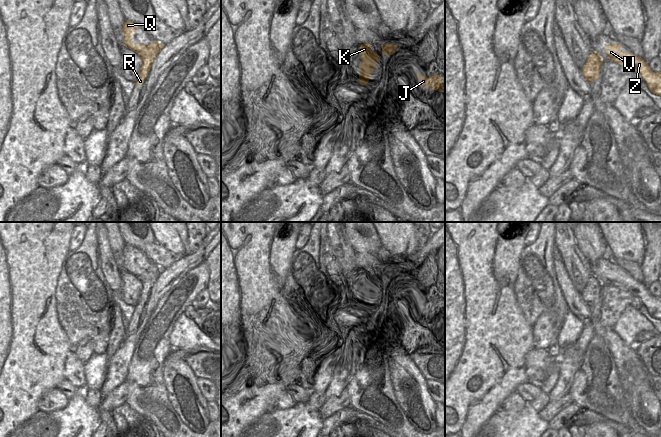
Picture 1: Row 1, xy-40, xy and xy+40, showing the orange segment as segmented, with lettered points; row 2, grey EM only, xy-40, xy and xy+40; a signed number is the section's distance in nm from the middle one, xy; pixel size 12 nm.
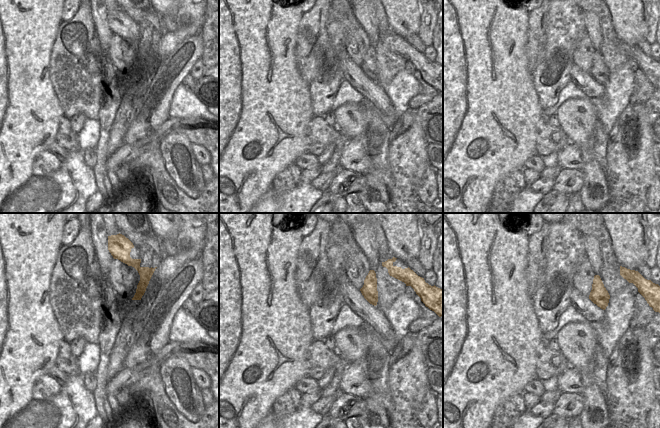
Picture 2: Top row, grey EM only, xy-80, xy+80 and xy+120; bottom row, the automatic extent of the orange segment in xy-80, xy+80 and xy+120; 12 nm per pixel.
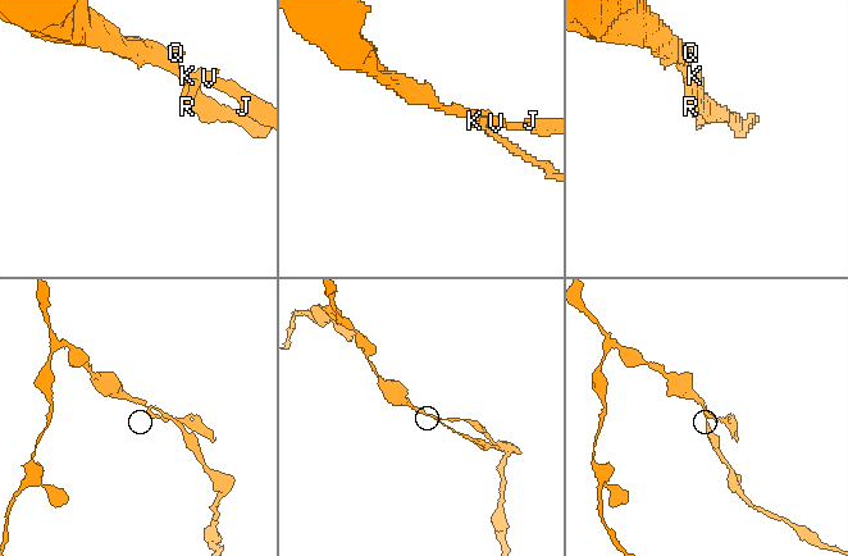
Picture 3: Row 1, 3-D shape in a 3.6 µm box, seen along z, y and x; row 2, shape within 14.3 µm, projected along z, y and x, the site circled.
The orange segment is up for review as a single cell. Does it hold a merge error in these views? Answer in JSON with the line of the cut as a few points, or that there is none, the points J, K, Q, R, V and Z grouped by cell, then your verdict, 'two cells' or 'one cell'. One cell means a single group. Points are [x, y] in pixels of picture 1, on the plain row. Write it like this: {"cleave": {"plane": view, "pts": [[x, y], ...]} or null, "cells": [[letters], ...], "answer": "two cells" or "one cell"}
{"cleave": {"plane": "xy-40", "pts": [[157, 277], [140, 280]]}, "cells": [["J", "K", "Q", "V", "Z"], ["R"]], "answer": "two cells"}

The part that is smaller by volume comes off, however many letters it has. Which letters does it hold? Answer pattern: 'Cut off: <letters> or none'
Cut off: R.

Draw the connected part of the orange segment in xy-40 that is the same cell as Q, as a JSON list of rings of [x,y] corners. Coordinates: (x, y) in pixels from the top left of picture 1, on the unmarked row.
[[[125,245],[122,252],[123,258],[123,269],[134,276],[139,280],[150,280],[152,277],[159,277],[165,268],[160,268],[156,264],[152,265],[150,269],[145,268],[134,268],[132,266],[133,258],[136,257],[136,252],[139,251],[139,248],[135,248],[131,245]]]

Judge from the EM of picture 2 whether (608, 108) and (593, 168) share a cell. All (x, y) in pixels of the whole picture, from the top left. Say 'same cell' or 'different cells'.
different cells

